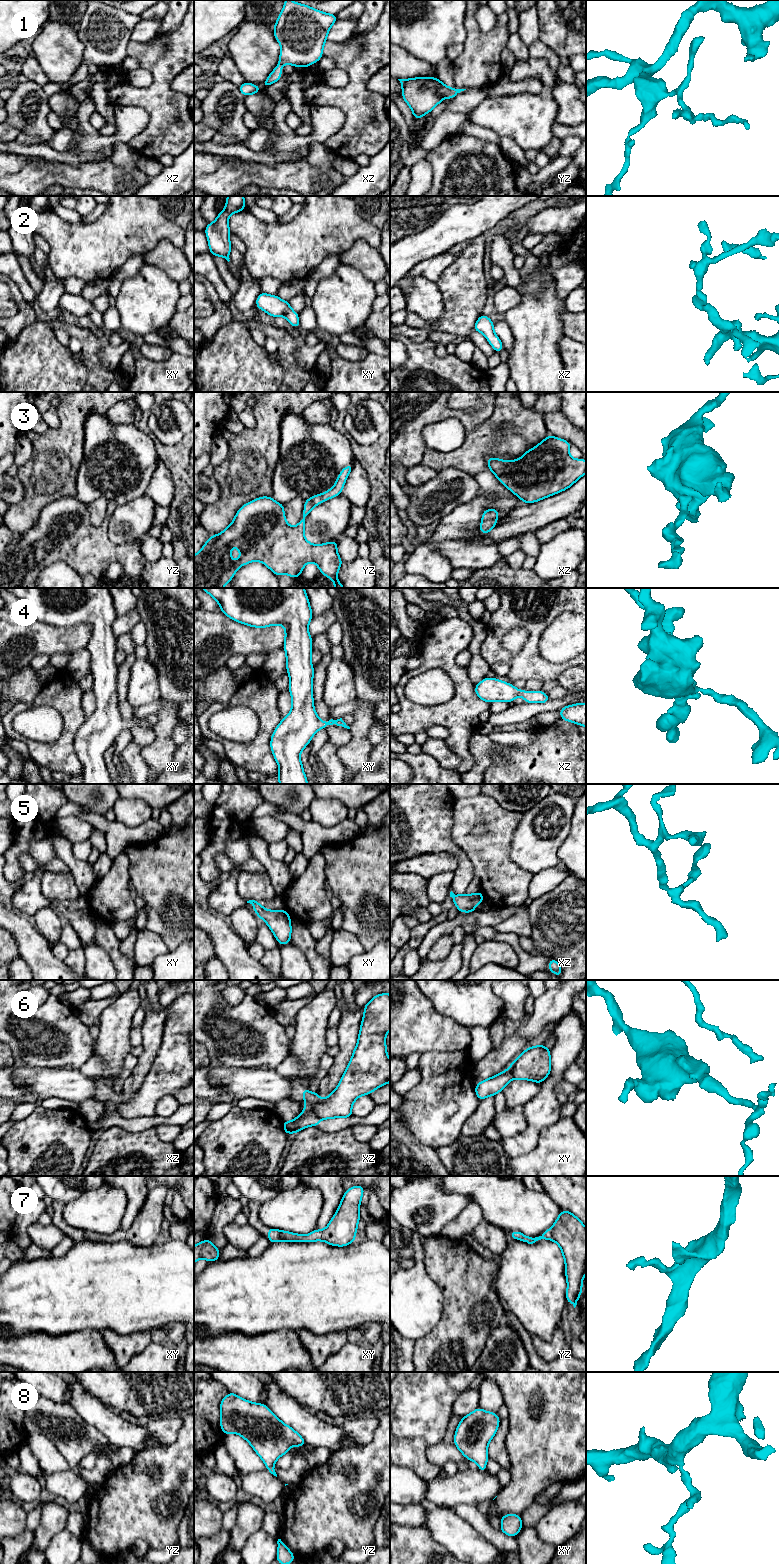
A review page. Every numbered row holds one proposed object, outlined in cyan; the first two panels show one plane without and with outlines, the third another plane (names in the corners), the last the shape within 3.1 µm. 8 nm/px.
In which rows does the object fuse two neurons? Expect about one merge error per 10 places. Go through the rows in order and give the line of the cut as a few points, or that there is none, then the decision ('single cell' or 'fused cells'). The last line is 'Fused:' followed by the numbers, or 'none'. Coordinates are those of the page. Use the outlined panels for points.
1: cut none; single cell
2: cut none; single cell
3: cut none; single cell
4: cut none; single cell
5: cut none; single cell
6: cut xz (306, 1104), (321, 1119); fused cells
7: cut none; single cell
8: cut none; single cell
Fused: 6

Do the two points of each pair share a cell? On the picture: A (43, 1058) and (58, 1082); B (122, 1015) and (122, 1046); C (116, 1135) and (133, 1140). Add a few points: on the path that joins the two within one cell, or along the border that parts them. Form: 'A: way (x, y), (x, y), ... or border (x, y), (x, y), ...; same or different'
A: border (26, 1066), (68, 1067), (72, 1069); different
B: way (122, 1023), (122, 1038); same
C: way (120, 1139), (129, 1140); same

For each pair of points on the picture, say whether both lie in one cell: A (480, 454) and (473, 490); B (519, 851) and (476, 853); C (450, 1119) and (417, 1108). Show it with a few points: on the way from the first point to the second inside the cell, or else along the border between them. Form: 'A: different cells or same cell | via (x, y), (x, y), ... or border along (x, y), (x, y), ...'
A: different cells | border along (451, 467), (460, 469), (473, 476)
B: different cells | border along (516, 828), (510, 848), (510, 858), (524, 870)
C: same cell | via (442, 1111), (425, 1109)

